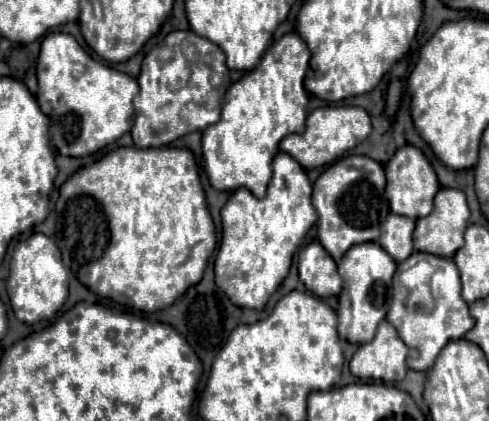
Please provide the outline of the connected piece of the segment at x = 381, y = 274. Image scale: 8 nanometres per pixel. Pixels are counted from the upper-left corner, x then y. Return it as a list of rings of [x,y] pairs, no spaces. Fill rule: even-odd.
[[[365,242],[359,246],[353,246],[343,260],[339,262],[339,274],[345,280],[343,290],[339,296],[339,334],[351,344],[367,344],[375,336],[375,330],[379,322],[387,314],[387,296],[389,296],[389,284],[395,274],[395,260],[375,242]]]

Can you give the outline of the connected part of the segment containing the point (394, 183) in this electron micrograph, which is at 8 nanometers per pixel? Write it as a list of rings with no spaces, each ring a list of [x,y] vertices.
[[[403,146],[395,152],[395,156],[385,164],[386,187],[385,196],[389,200],[391,212],[407,218],[423,218],[433,210],[433,198],[439,190],[439,180],[429,160],[415,146]]]

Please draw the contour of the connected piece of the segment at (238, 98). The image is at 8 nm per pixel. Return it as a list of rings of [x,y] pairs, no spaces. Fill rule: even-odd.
[[[289,32],[269,46],[255,70],[227,90],[221,120],[203,132],[205,172],[215,190],[247,188],[257,198],[265,196],[271,182],[271,160],[279,152],[279,142],[287,134],[305,130],[309,96],[304,78],[309,58],[307,44],[295,32]]]

